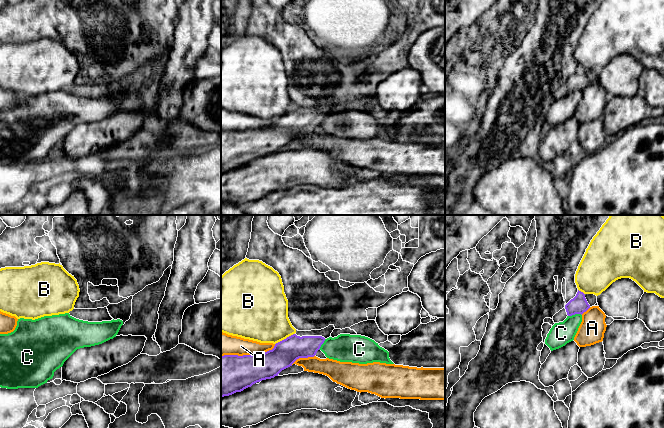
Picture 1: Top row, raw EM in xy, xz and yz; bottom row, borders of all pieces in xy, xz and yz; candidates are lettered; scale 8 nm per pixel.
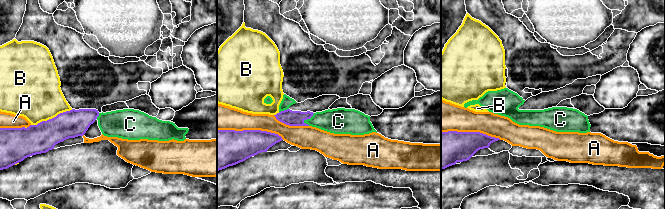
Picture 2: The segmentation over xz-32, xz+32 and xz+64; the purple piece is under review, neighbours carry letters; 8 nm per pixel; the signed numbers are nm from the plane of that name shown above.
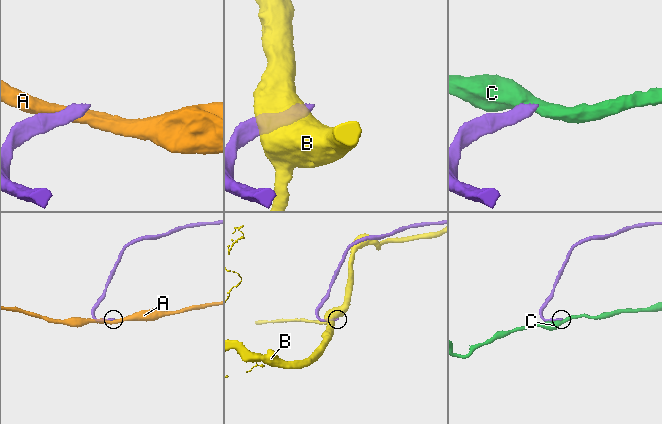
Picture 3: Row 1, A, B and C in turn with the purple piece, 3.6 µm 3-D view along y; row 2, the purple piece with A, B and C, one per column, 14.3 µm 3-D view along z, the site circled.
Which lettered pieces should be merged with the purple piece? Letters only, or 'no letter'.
no letter

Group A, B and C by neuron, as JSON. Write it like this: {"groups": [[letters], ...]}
{"groups": [["A"], ["B"], ["C"]]}

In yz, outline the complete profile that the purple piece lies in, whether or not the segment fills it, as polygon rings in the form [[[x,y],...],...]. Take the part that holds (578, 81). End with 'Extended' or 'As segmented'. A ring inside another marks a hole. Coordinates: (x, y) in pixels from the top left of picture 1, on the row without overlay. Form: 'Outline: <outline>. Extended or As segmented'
Outline: [[[578,66],[576,72],[565,83],[553,92],[554,99],[563,98],[568,92],[583,90],[590,84],[585,70]]]. Extended

